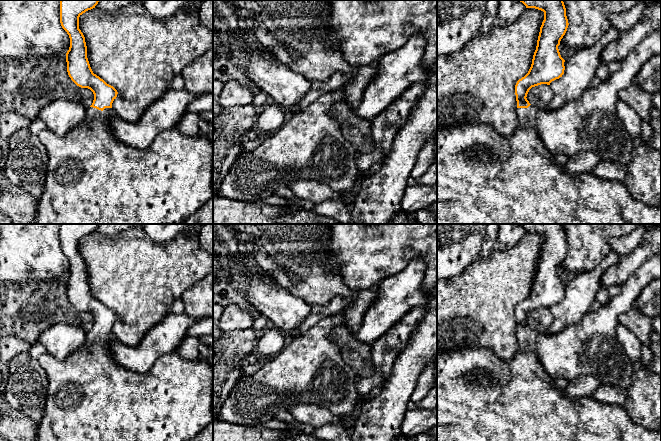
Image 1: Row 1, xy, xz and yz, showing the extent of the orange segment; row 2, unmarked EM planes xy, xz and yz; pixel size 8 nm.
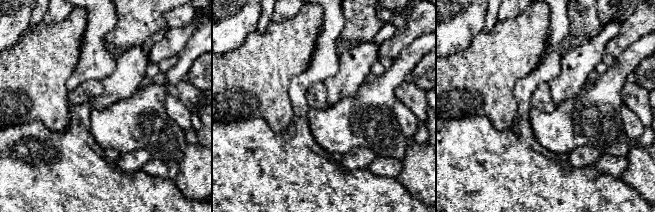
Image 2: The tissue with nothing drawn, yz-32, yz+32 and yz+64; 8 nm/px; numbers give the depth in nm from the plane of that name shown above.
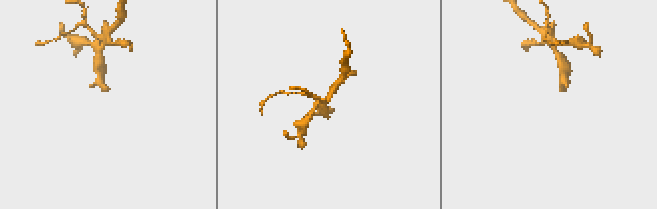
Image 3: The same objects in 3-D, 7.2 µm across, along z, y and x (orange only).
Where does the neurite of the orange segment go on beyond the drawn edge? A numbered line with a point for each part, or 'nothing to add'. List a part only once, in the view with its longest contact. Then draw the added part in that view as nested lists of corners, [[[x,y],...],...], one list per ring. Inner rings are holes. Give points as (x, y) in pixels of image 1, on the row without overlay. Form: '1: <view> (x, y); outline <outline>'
1: xy (90, 397); outline [[[93,331],[86,333],[83,346],[64,360],[50,353],[41,355],[37,360],[47,374],[48,387],[44,413],[38,424],[36,441],[190,441],[213,419],[213,368],[205,362],[189,362],[175,351],[162,355],[146,373],[130,371],[116,363],[111,354],[111,343],[116,340],[112,332],[103,335]]]

